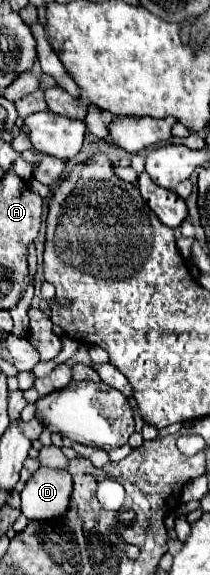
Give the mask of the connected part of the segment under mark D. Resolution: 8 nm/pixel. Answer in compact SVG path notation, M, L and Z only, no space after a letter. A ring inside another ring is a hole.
M39 467L21 491L21 513L27 519L53 519L67 511L73 491L69 471Z

